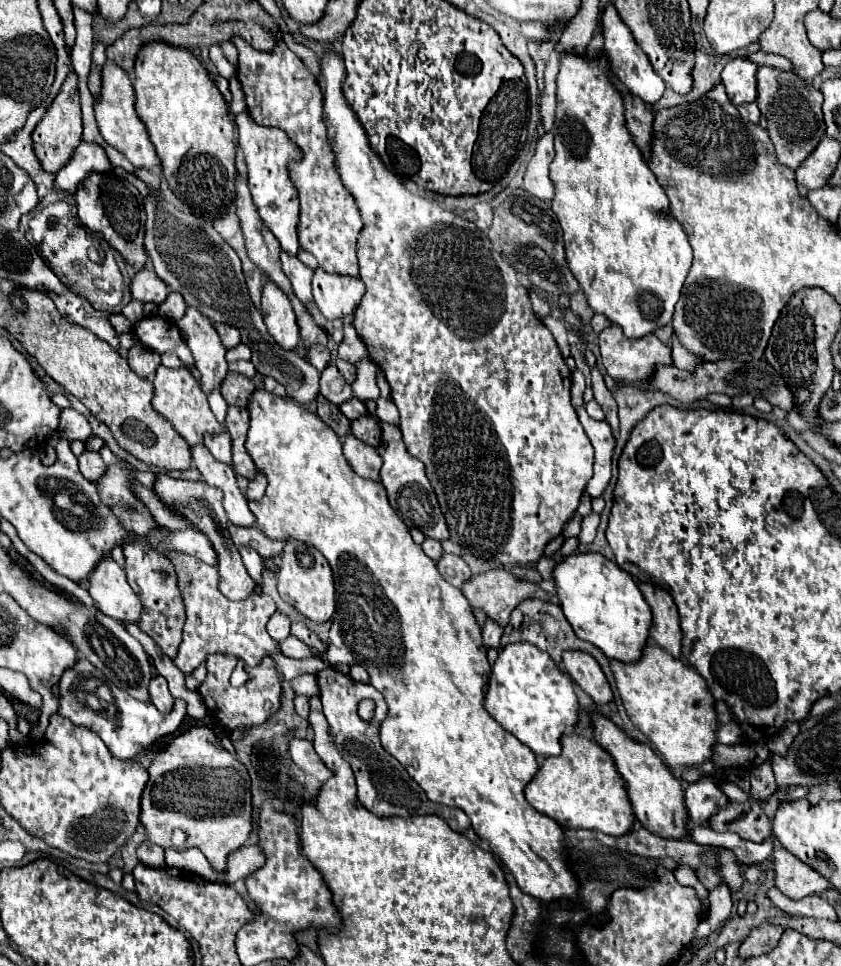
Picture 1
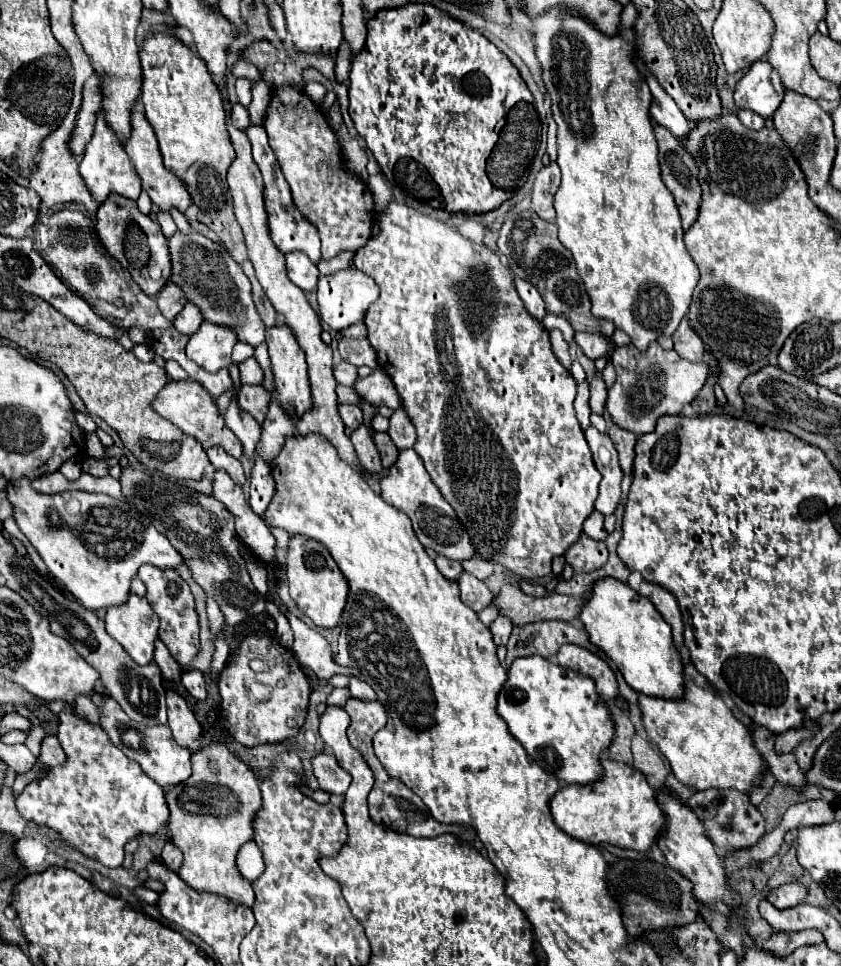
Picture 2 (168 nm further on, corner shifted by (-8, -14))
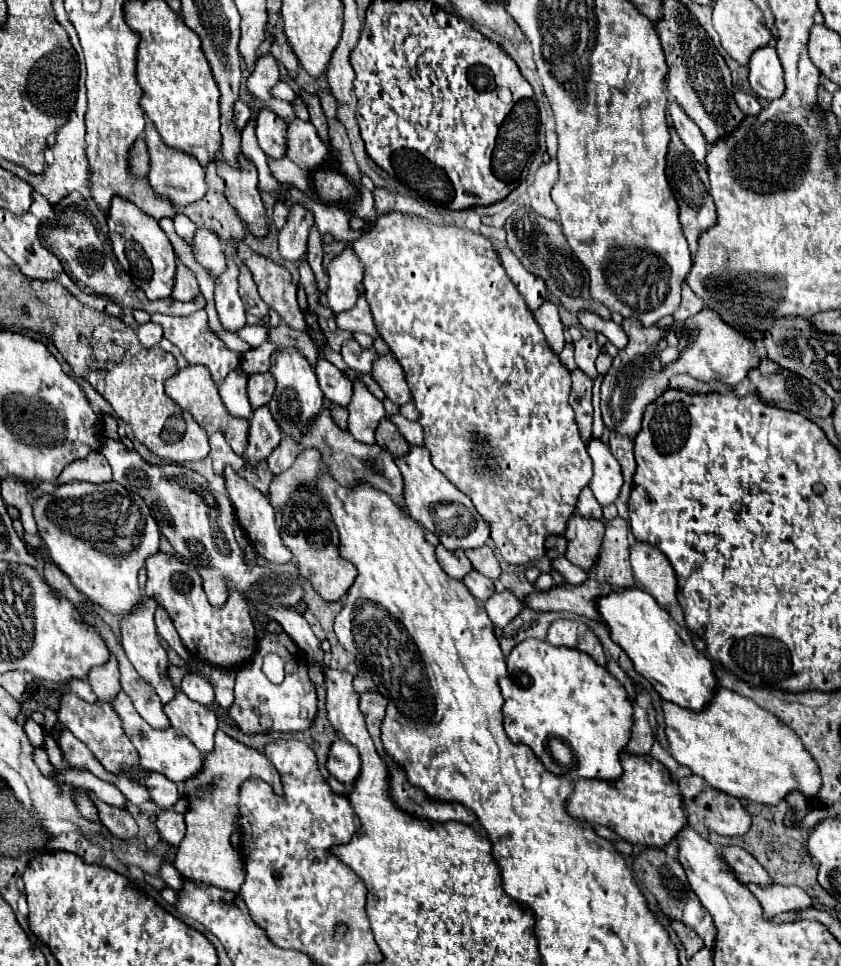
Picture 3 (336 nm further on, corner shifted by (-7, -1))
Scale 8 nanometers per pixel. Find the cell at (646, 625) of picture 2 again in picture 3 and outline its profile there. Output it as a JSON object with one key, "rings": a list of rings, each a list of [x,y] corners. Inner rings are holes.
{"rings":[[[639,587],[611,591],[595,601],[601,621],[607,625],[611,639],[629,655],[637,673],[641,673],[655,691],[675,705],[701,711],[717,687],[711,661],[695,649],[689,631],[681,629],[659,603]]]}

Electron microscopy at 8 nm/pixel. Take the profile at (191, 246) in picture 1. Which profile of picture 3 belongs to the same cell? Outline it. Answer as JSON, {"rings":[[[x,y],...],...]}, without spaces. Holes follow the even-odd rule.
{"rings":[[[197,229],[189,247],[193,249],[193,255],[199,261],[199,265],[209,273],[211,281],[217,283],[217,279],[227,269],[225,251],[223,251],[223,245],[219,243],[219,239],[209,229]]]}

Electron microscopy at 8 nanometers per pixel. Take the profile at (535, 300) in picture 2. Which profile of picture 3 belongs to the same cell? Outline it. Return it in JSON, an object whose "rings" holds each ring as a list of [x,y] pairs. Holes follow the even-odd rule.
{"rings":[[[507,247],[499,251],[499,259],[501,259],[501,265],[505,267],[507,275],[511,277],[511,281],[519,289],[519,293],[525,297],[527,307],[531,311],[537,311],[545,303],[545,299],[547,299],[547,285],[545,285],[545,281],[541,277],[529,273],[521,265],[521,261]]]}

